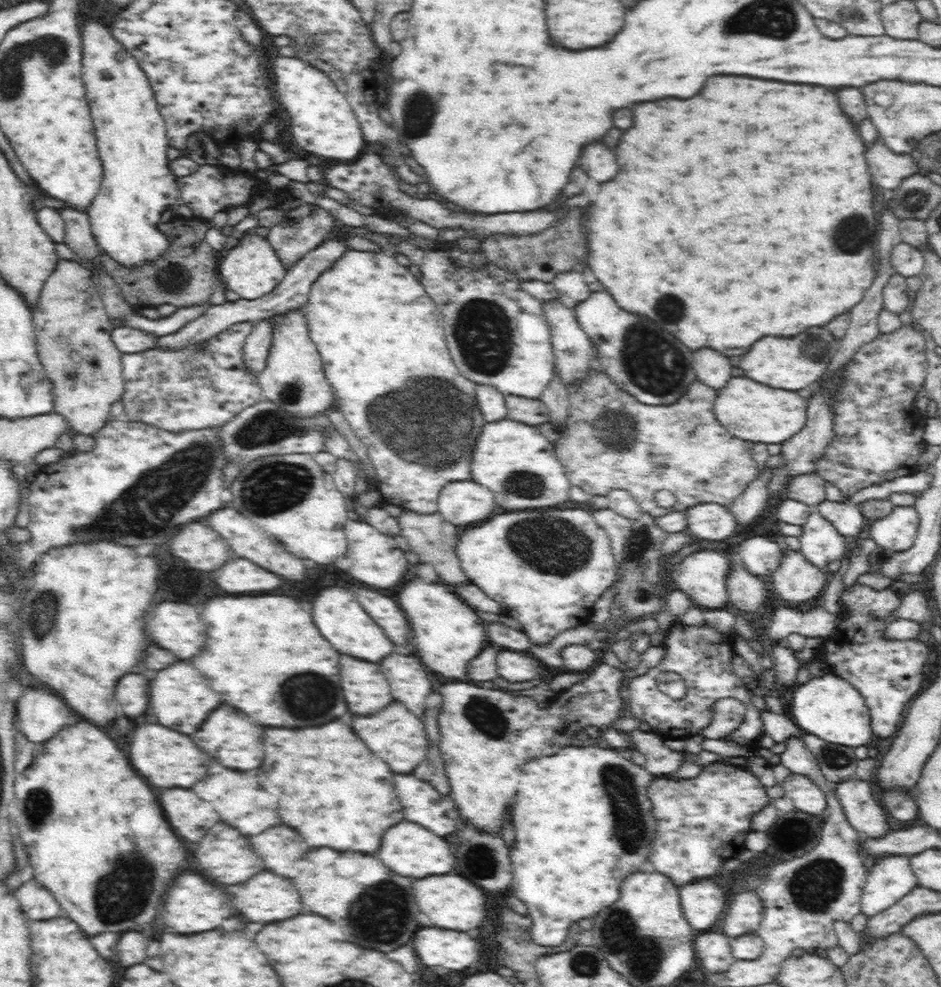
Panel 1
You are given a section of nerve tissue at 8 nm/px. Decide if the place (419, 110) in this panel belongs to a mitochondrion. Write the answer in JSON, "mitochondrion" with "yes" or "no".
{"mitochondrion":"yes"}

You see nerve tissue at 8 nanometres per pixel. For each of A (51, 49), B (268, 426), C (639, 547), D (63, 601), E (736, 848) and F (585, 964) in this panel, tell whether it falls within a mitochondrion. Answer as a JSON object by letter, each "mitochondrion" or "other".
{"A":"mitochondrion","B":"mitochondrion","C":"mitochondrion","D":"mitochondrion","E":"other","F":"mitochondrion"}

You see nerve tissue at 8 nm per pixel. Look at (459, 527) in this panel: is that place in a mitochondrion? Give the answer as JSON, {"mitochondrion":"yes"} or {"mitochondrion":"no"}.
{"mitochondrion":"no"}

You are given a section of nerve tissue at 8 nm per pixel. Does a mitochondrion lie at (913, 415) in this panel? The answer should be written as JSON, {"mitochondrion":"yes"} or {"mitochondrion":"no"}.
{"mitochondrion":"no"}

